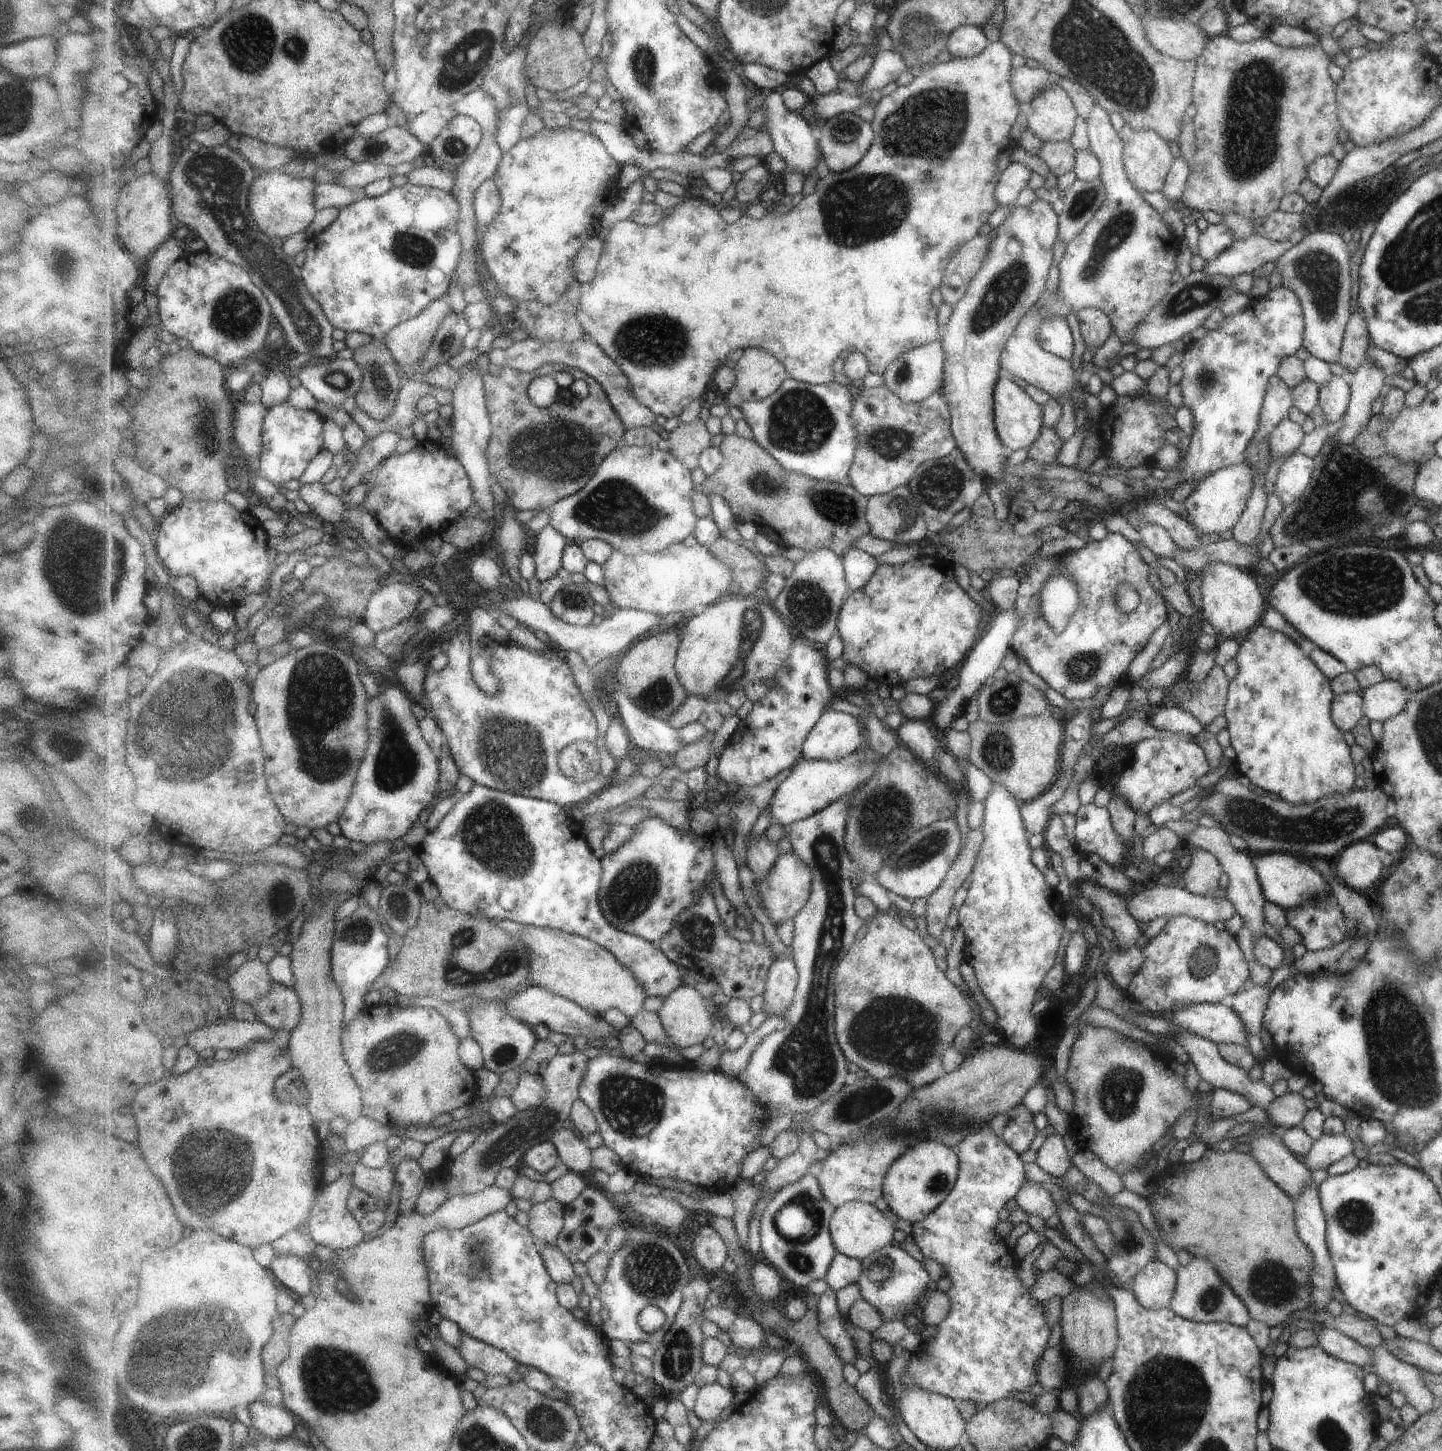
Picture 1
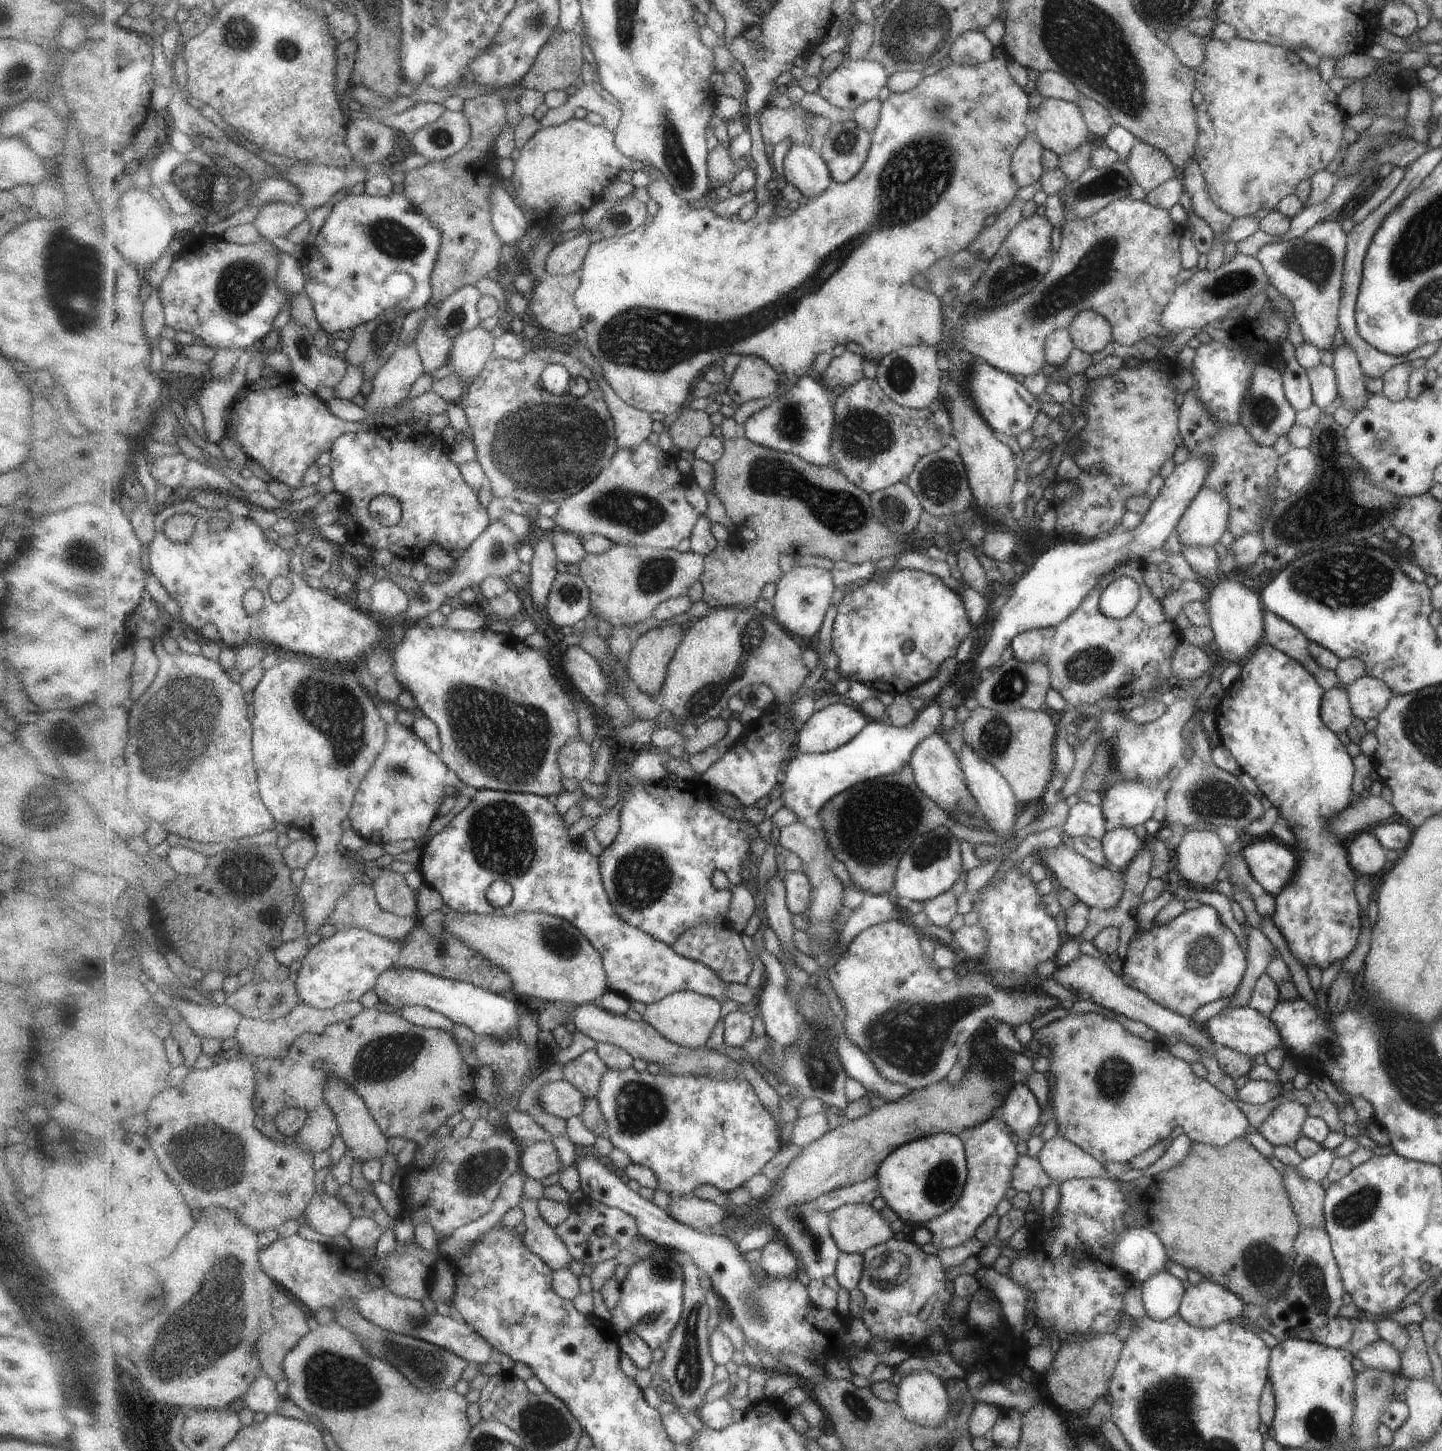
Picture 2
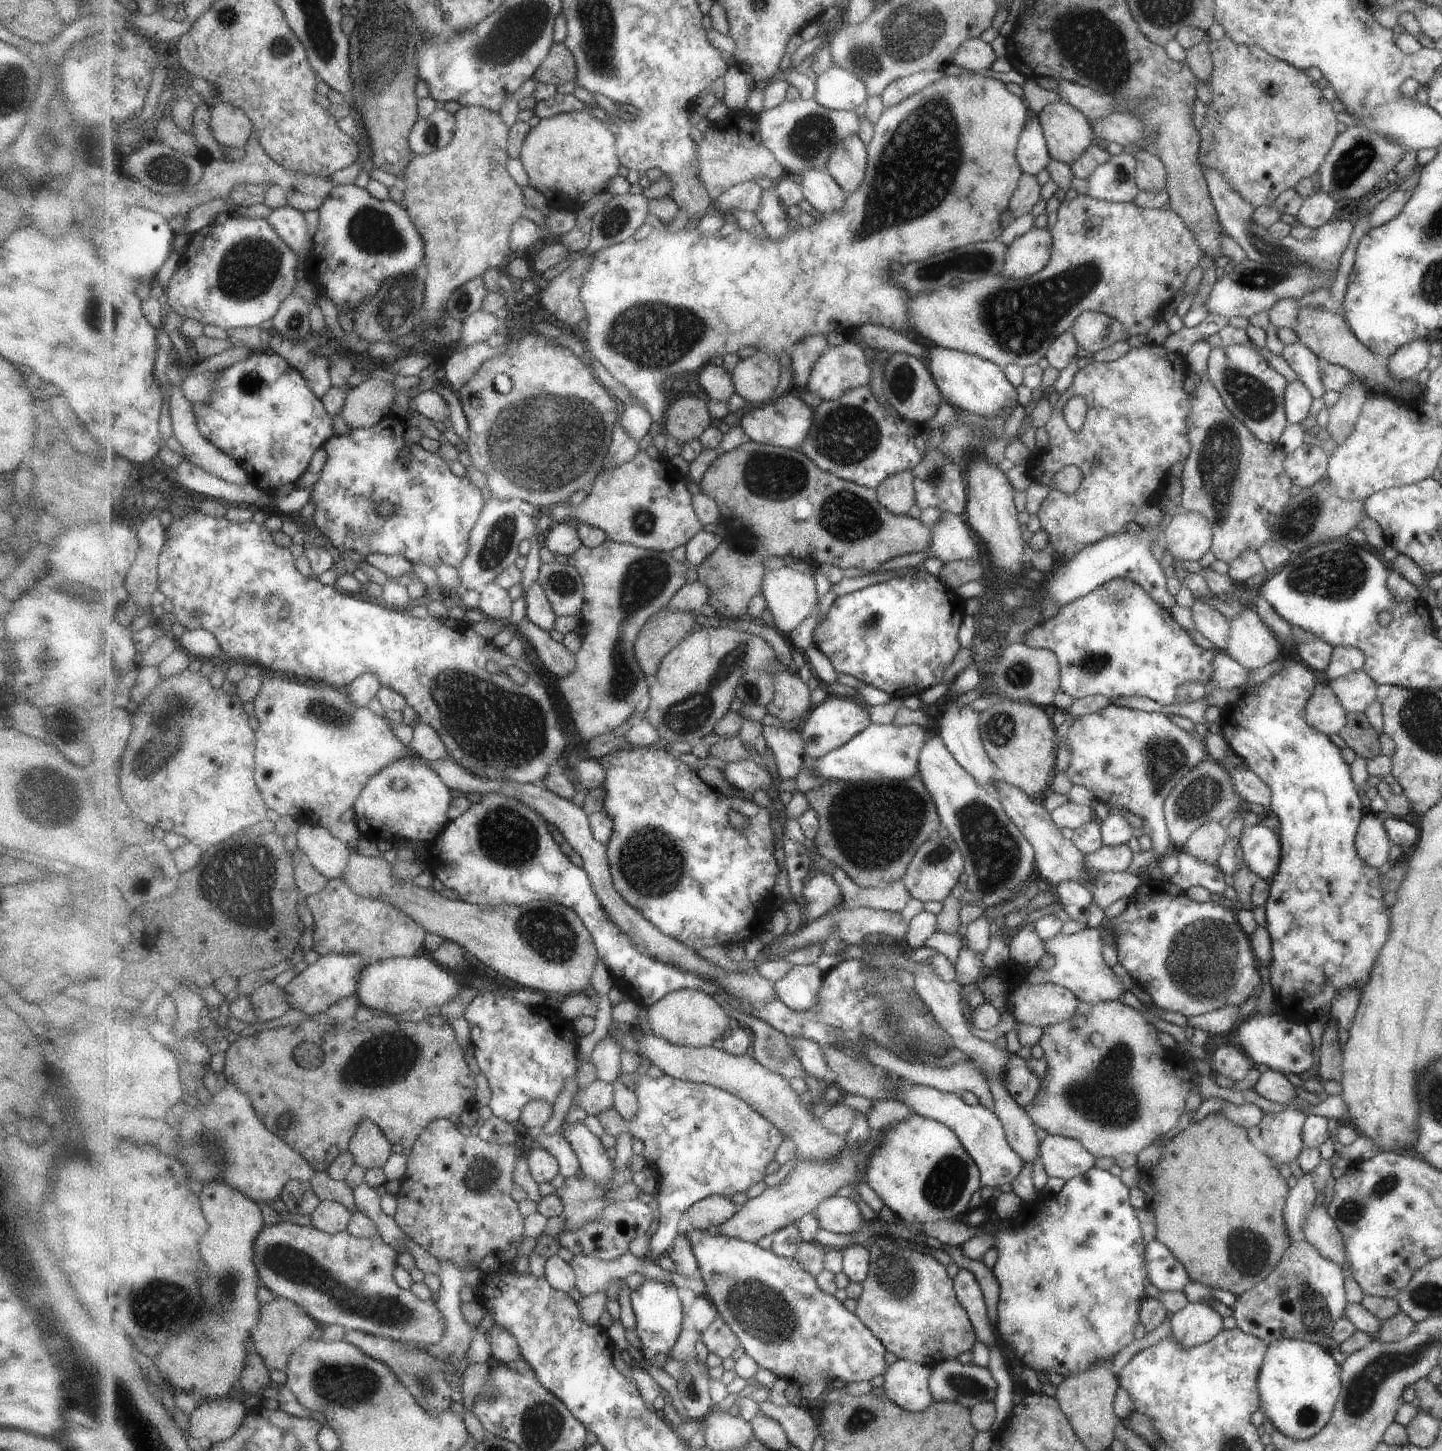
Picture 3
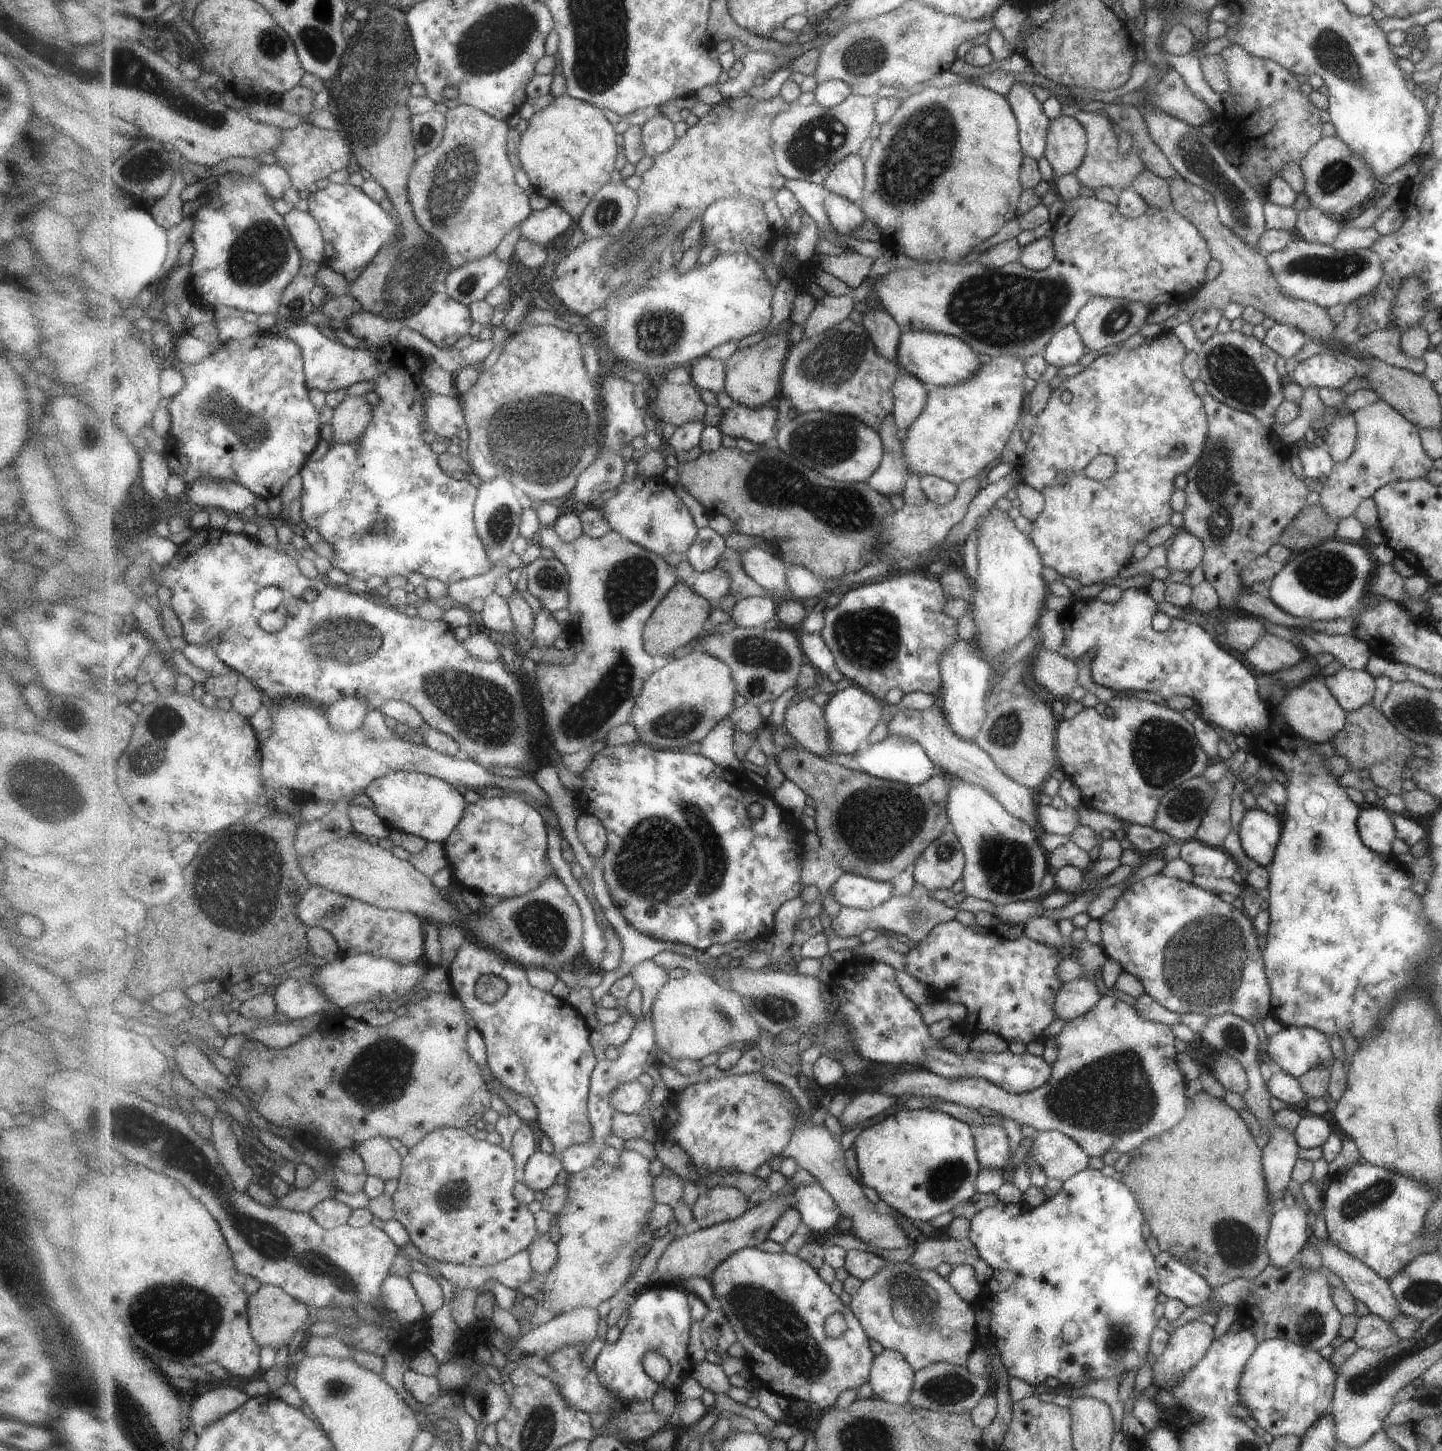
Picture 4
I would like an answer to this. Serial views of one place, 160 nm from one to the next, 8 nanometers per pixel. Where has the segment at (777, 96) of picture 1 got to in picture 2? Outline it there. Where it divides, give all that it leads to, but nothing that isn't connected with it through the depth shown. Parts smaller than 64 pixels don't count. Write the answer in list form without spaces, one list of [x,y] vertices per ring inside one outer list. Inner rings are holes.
[[[794,144],[784,156],[783,170],[787,184],[795,185],[804,194],[804,200],[817,198],[834,183],[818,147]]]

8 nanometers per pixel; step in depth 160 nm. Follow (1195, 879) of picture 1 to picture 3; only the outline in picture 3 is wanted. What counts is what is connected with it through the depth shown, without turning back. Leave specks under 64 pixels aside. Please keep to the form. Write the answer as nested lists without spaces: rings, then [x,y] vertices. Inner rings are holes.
[[[1209,821],[1194,830],[1187,840],[1174,850],[1215,865],[1226,837],[1225,823]]]

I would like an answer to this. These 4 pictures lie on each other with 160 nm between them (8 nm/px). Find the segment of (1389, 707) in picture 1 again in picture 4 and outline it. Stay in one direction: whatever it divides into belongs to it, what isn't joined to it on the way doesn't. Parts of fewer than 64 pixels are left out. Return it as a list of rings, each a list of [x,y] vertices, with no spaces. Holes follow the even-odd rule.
[[[1343,667],[1320,679],[1346,713],[1371,702],[1374,695],[1374,678],[1365,669]]]

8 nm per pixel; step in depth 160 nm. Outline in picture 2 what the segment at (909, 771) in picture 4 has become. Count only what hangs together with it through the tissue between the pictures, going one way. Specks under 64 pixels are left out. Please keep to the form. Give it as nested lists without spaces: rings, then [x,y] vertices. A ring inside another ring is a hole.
[[[935,700],[919,711],[917,718],[907,726],[870,721],[867,727],[843,747],[826,753],[799,753],[791,759],[783,772],[781,799],[784,806],[794,810],[800,820],[818,815],[820,810],[840,792],[855,785],[899,772],[910,764],[915,749],[925,738],[941,731],[944,708]]]

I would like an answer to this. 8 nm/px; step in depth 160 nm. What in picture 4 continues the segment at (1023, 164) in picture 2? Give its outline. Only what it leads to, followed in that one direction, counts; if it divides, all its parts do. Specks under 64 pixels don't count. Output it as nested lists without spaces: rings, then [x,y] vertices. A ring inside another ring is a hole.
[[[1025,83],[1012,84],[1005,96],[1015,117],[1021,152],[1036,162],[1044,154],[1045,134],[1048,134],[1050,120],[1047,120],[1041,104]]]

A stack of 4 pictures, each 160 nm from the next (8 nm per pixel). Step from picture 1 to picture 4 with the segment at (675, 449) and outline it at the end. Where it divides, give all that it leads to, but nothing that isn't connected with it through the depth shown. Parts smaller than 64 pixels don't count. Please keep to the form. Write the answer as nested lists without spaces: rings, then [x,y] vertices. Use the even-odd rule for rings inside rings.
[[[662,380],[657,384],[656,408],[659,414],[657,423],[668,423],[674,428],[687,423],[701,421],[707,405],[700,388],[693,384],[672,383]]]

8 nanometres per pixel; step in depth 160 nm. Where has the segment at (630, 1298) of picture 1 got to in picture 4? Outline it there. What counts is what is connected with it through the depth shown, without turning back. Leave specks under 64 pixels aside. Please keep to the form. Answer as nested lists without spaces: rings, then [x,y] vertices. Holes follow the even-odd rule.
[[[651,1284],[647,1286],[645,1292],[641,1292],[637,1297],[637,1300],[630,1308],[630,1319],[622,1330],[620,1339],[614,1345],[605,1346],[605,1348],[599,1353],[597,1360],[595,1361],[595,1370],[600,1376],[600,1380],[612,1389],[612,1392],[618,1397],[621,1402],[632,1403],[636,1400],[652,1400],[663,1387],[667,1387],[675,1394],[682,1384],[689,1378],[691,1374],[691,1356],[689,1356],[689,1332],[691,1332],[691,1324],[694,1320],[691,1320],[691,1311],[689,1306],[689,1292],[682,1286],[675,1284]],[[651,1350],[657,1351],[659,1354],[665,1356],[670,1364],[670,1371],[668,1375],[661,1381],[655,1382],[653,1378],[647,1376],[645,1368],[643,1368],[643,1358],[647,1352]]]

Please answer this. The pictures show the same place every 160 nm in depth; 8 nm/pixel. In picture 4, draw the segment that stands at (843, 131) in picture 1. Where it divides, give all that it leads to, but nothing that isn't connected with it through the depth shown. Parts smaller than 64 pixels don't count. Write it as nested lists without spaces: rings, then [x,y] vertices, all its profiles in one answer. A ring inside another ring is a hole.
[[[859,153],[850,154],[831,169],[824,186],[828,191],[860,204],[866,186],[864,162]]]

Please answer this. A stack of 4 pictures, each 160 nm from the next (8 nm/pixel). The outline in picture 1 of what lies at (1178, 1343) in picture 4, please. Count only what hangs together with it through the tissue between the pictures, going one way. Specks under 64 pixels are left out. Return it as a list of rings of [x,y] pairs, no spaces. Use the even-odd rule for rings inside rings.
[[[1191,1257],[1190,1262],[1177,1268],[1176,1285],[1167,1308],[1174,1315],[1200,1323],[1229,1323],[1244,1327],[1249,1320],[1245,1305],[1233,1294],[1204,1257]]]

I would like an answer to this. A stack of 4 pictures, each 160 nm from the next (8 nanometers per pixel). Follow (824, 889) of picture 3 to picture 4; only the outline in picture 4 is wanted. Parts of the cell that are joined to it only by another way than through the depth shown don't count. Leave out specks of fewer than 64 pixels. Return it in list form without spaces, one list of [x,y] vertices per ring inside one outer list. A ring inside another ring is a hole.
[[[855,873],[836,880],[827,891],[842,907],[872,909],[893,898],[892,881],[876,881]]]

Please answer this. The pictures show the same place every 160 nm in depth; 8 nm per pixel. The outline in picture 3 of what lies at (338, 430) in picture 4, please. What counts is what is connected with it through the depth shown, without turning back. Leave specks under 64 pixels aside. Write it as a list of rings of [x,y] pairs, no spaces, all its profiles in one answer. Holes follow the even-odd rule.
[[[381,374],[371,377],[349,390],[340,412],[347,426],[368,429],[383,422],[391,414],[391,402],[395,398],[392,377]]]

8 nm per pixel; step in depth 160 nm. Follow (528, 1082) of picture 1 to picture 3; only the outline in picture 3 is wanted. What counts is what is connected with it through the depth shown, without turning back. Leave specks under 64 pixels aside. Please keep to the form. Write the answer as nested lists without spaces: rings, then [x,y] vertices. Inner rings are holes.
[[[599,1081],[589,1084],[584,1090],[578,1091],[574,1100],[588,1115],[598,1115],[600,1112],[613,1108],[615,1104],[615,1088],[611,1081]]]

